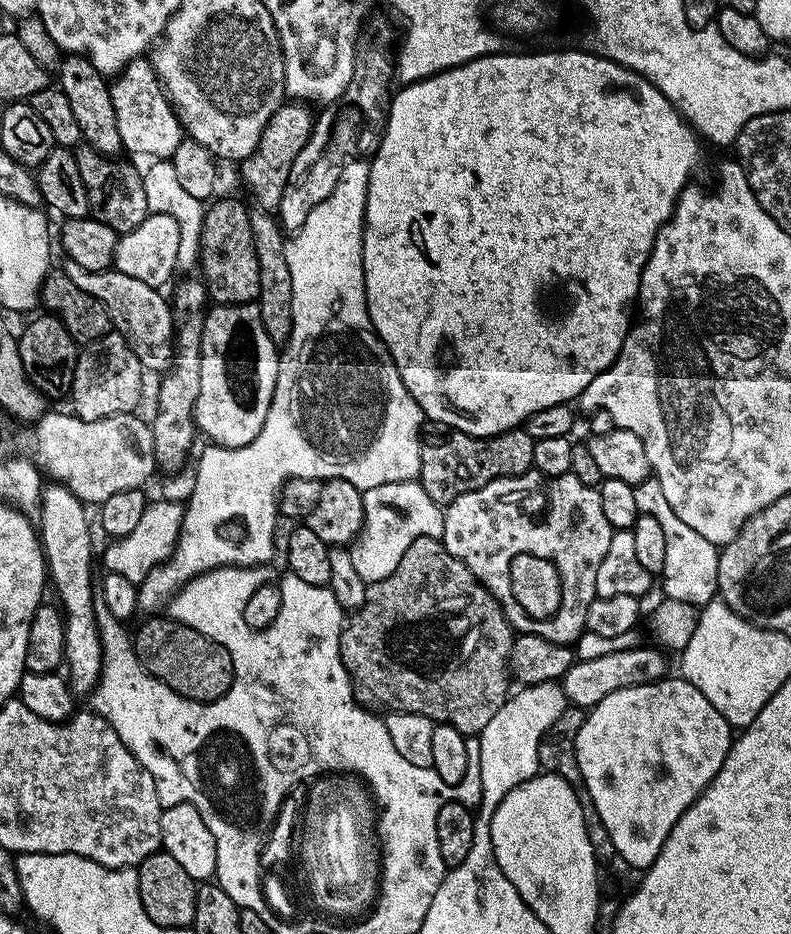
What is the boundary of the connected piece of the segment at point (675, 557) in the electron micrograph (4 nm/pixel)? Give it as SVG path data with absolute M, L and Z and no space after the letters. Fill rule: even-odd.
M655 478L643 480L635 485L634 498L638 502L638 510L650 514L662 526L666 534L666 566L659 577L658 584L664 587L663 595L680 602L703 606L717 599L716 578L718 576L718 558L720 548L712 544L698 530L690 530L678 514L666 502L666 494L662 494L662 486ZM661 579L661 580L660 580Z

